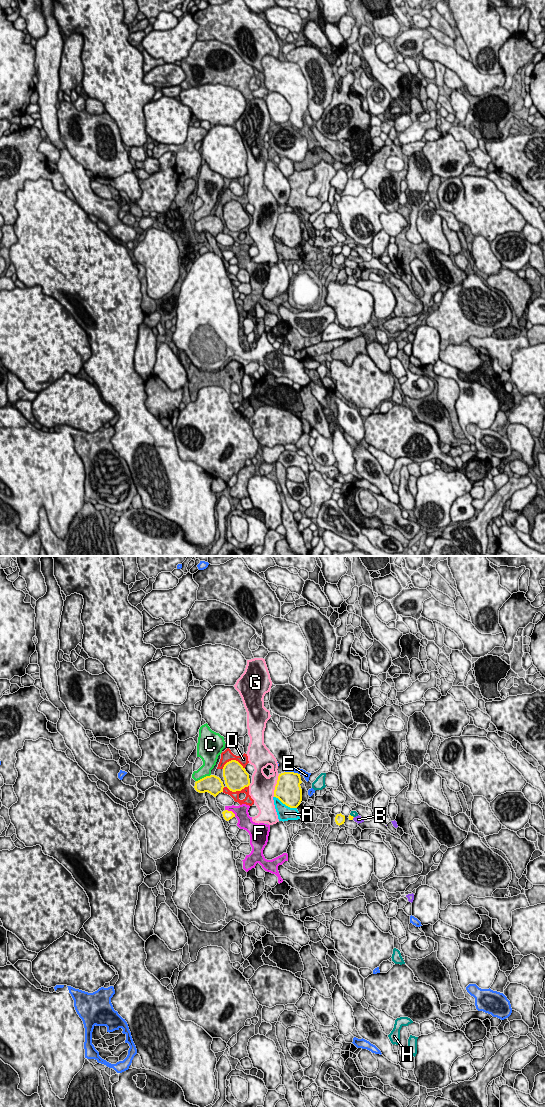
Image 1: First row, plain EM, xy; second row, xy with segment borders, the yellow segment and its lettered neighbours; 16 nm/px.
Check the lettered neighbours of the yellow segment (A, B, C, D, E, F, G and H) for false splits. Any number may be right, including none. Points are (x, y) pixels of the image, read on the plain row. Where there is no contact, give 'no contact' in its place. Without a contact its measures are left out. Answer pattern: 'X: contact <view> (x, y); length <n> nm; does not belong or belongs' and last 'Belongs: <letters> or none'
A: contact xy (285, 244); length 420 nm; does not belong
B: contact xy (353, 257); length 60 nm; belongs
C: contact xy (204, 217); length 260 nm; does not belong
D: contact xy (233, 200); length 360 nm; does not belong
E: contact xy (292, 212); length 240 nm; does not belong
F: contact xy (231, 251); length 220 nm; does not belong
G: contact xy (276, 225); length 380 nm; does not belong
H: contact xy (352, 256); length 80 nm; does not belong
Belongs: B

